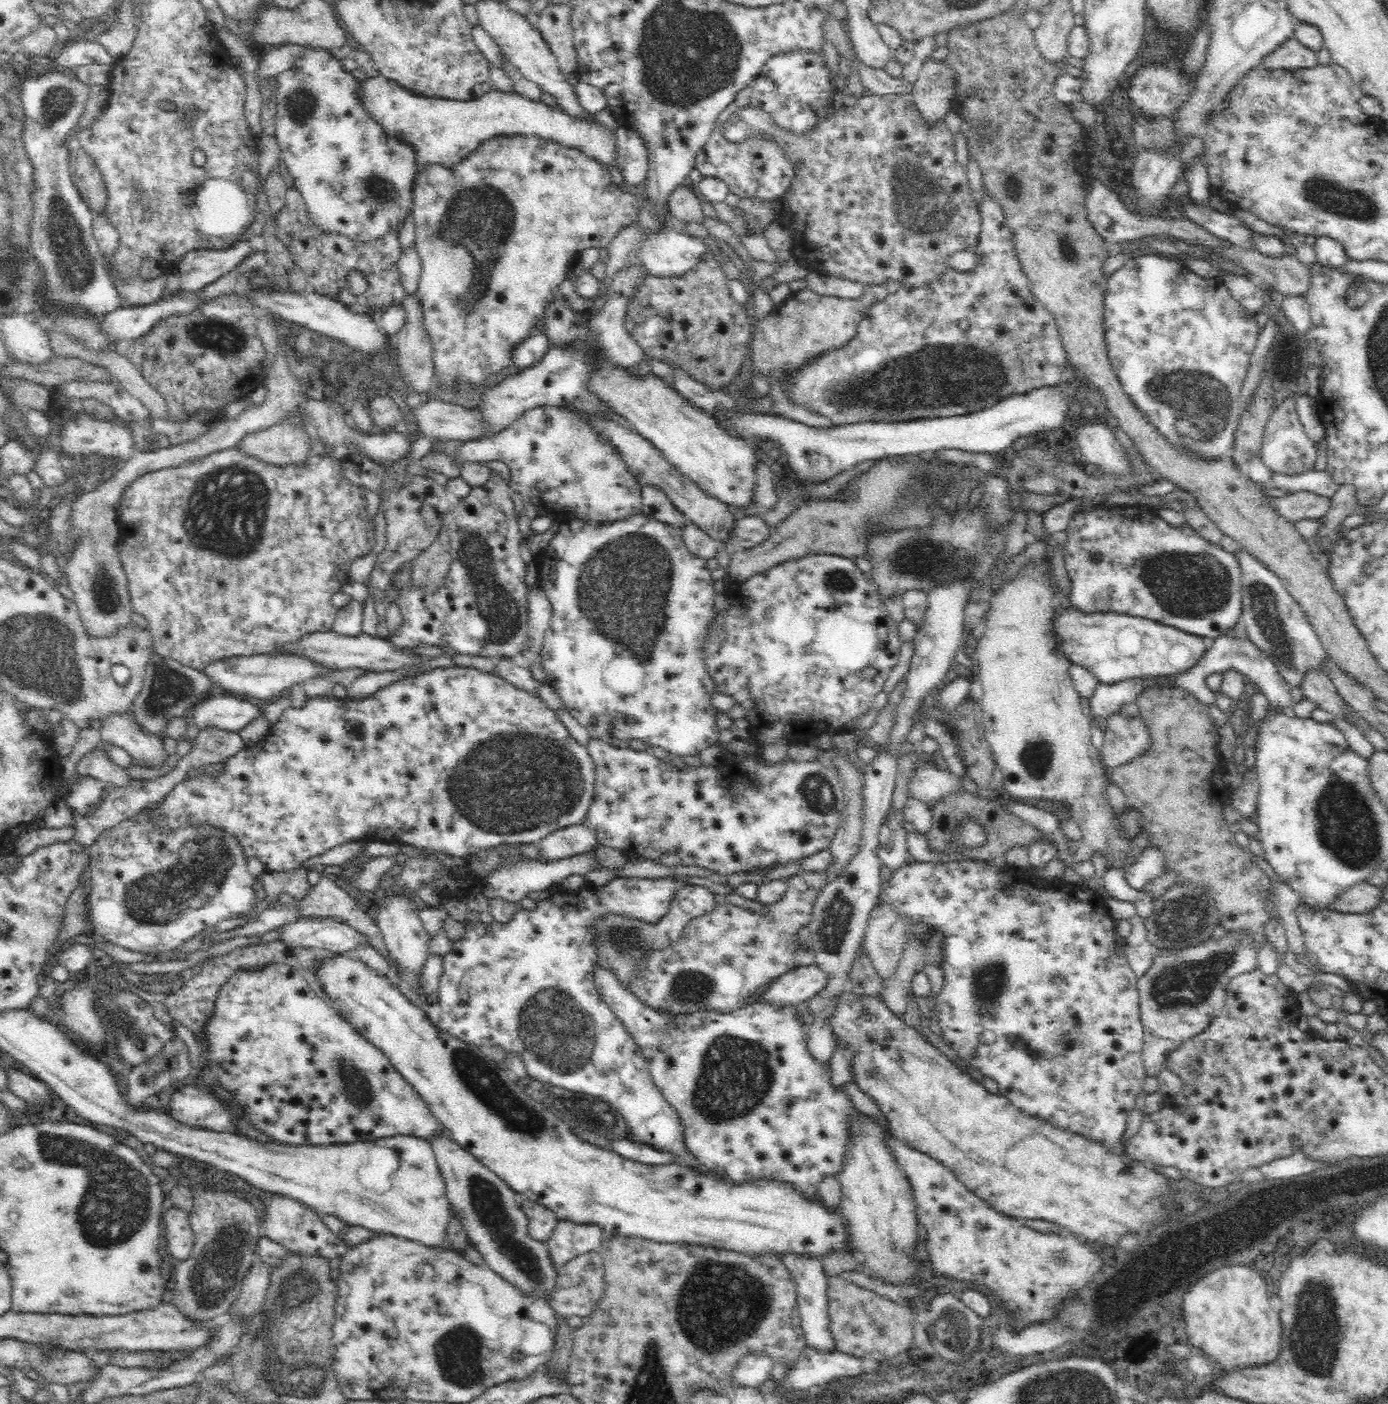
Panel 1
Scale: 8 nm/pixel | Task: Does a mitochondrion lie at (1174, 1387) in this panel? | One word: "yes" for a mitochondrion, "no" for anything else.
yes

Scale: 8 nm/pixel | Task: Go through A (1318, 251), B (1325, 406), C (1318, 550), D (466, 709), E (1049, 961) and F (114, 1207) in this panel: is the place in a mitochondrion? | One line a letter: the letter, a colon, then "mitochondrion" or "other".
A: other
B: other
C: other
D: other
E: other
F: mitochondrion

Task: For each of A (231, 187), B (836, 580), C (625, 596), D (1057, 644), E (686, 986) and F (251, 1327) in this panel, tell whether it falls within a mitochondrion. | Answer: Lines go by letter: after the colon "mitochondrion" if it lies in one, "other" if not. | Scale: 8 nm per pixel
A: other
B: mitochondrion
C: mitochondrion
D: other
E: mitochondrion
F: mitochondrion

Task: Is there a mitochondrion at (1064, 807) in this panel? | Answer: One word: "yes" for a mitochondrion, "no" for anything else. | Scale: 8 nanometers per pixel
no

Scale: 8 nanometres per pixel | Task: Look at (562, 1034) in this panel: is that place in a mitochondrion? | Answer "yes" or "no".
yes

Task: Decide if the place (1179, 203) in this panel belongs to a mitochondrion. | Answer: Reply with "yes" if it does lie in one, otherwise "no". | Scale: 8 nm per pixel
no

